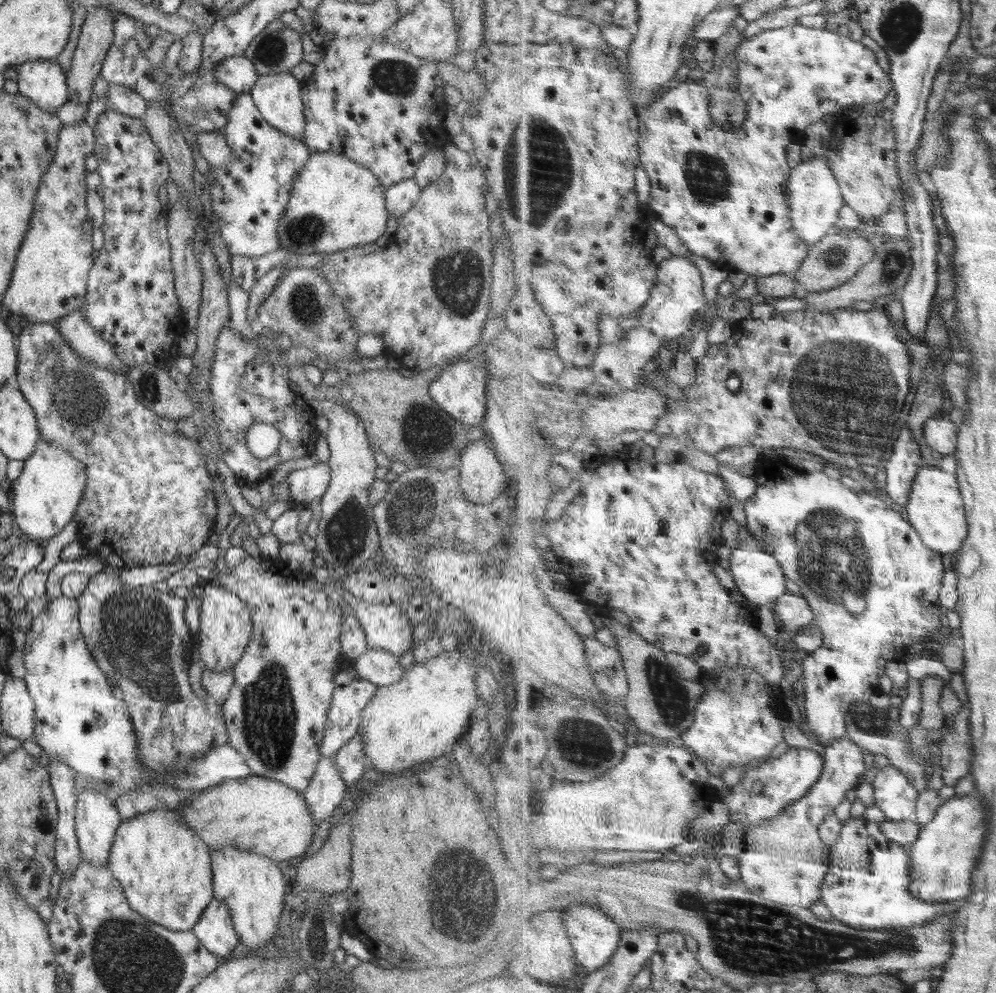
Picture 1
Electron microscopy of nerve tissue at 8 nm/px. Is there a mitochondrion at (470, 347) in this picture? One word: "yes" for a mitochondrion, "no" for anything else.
no

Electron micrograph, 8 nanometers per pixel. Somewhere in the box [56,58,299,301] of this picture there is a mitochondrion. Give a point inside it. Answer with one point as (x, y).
(154, 76)

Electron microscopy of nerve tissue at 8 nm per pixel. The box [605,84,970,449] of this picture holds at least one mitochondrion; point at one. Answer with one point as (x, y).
(709, 185)

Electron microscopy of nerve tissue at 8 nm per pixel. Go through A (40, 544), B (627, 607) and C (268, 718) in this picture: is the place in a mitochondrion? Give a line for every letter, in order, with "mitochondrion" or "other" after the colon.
A: other
B: other
C: mitochondrion

